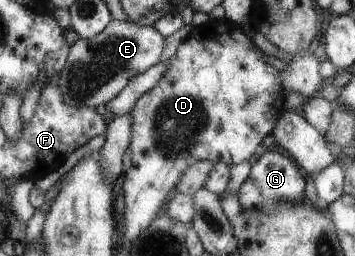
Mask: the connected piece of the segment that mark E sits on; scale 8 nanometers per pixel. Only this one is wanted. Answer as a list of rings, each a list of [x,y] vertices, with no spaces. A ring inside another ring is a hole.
[[[112,20],[108,26],[104,27],[99,34],[92,38],[79,38],[70,46],[70,53],[63,69],[57,73],[57,84],[62,95],[63,102],[68,106],[86,106],[98,109],[107,101],[114,98],[127,83],[142,74],[149,67],[158,62],[158,57],[164,47],[164,38],[154,30],[152,26],[139,26],[130,21]]]

